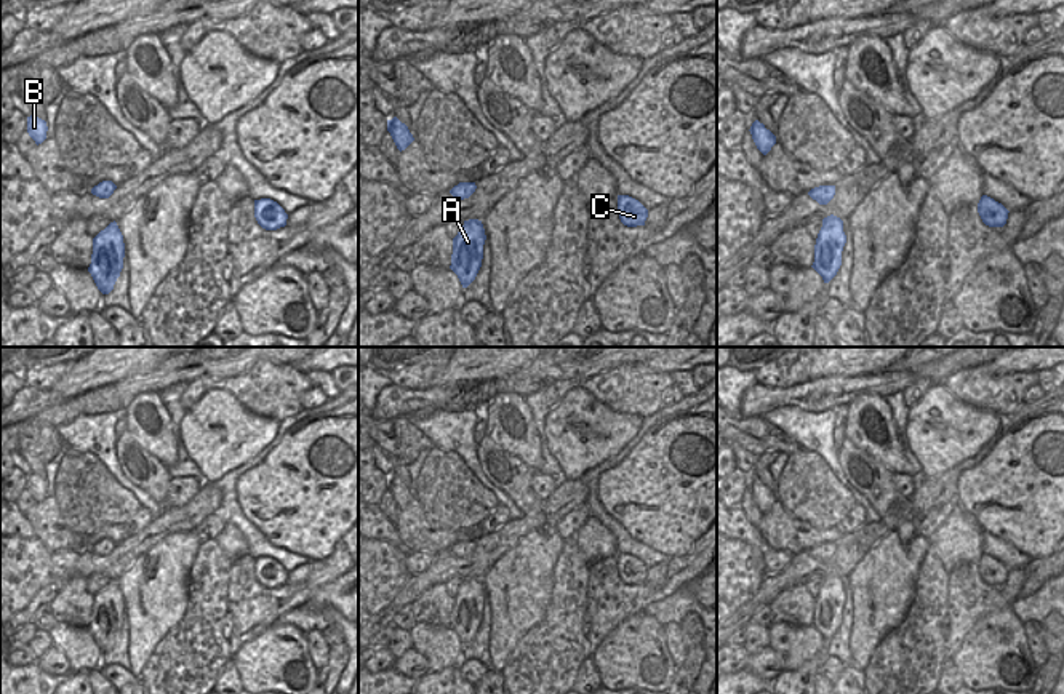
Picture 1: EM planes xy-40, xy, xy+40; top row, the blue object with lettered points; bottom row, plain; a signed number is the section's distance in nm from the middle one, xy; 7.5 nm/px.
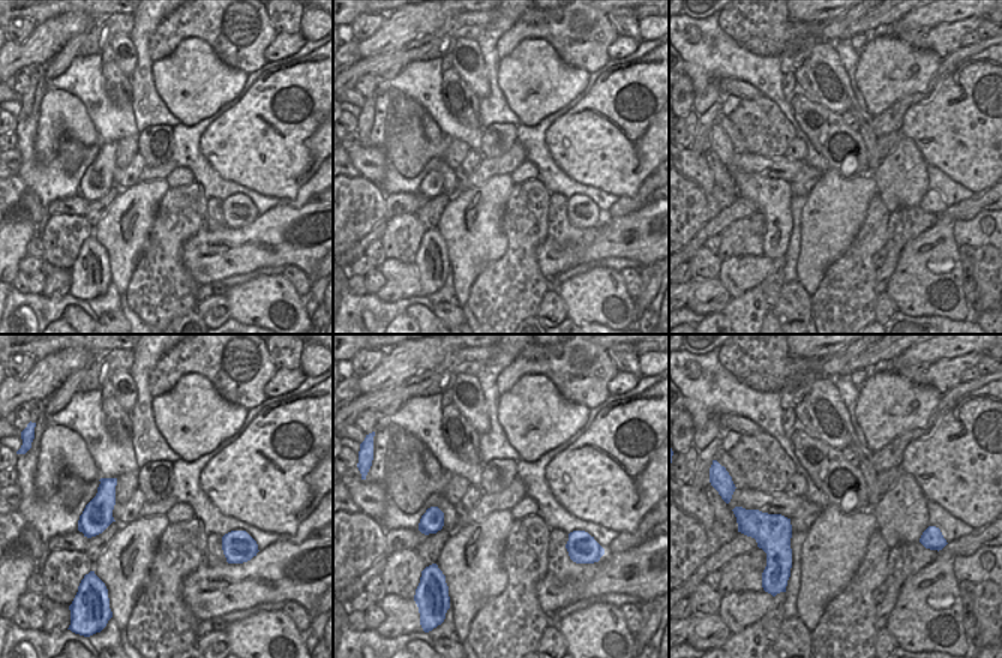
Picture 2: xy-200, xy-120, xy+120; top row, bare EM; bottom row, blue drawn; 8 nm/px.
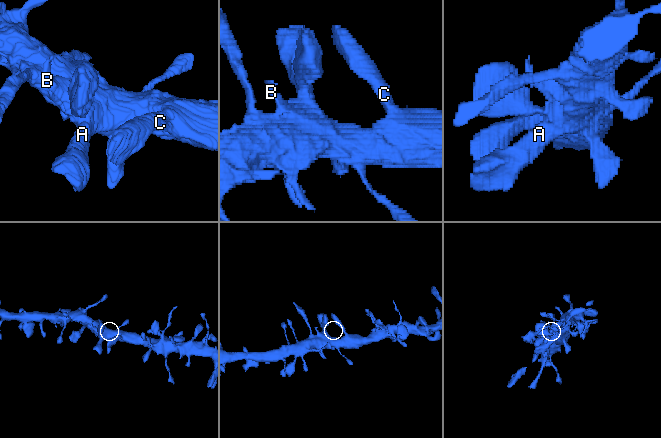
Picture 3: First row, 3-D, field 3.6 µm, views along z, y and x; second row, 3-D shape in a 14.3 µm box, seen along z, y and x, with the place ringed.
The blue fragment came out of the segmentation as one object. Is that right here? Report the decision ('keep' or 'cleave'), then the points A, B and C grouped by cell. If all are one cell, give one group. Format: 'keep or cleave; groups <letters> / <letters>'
keep; groups A B C

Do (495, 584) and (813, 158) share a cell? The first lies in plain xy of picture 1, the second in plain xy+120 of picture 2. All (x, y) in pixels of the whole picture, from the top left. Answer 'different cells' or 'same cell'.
different cells

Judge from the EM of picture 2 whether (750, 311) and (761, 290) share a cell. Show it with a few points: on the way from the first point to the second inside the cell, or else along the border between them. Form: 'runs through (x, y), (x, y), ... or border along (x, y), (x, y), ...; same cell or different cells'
runs through (752, 306), (758, 294); same cell

